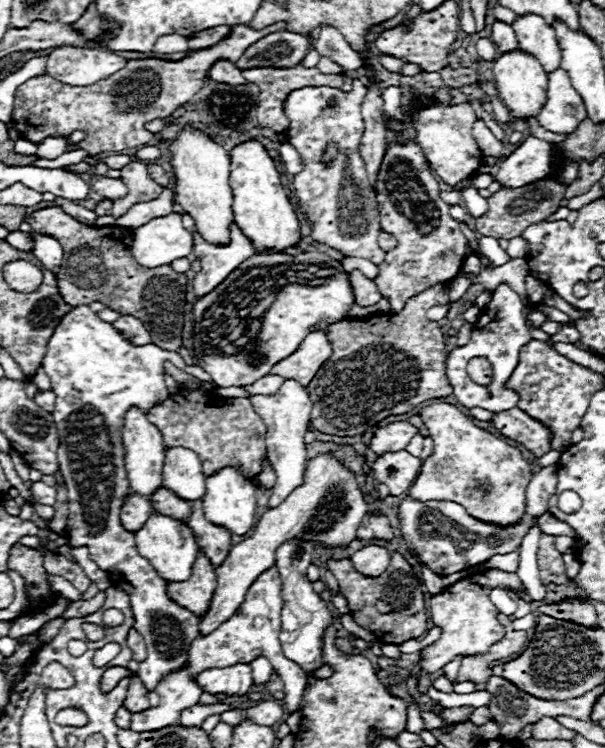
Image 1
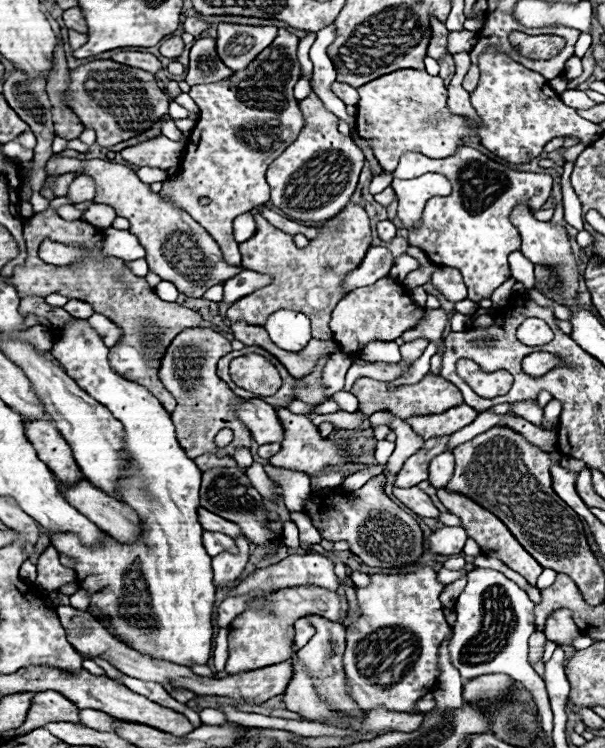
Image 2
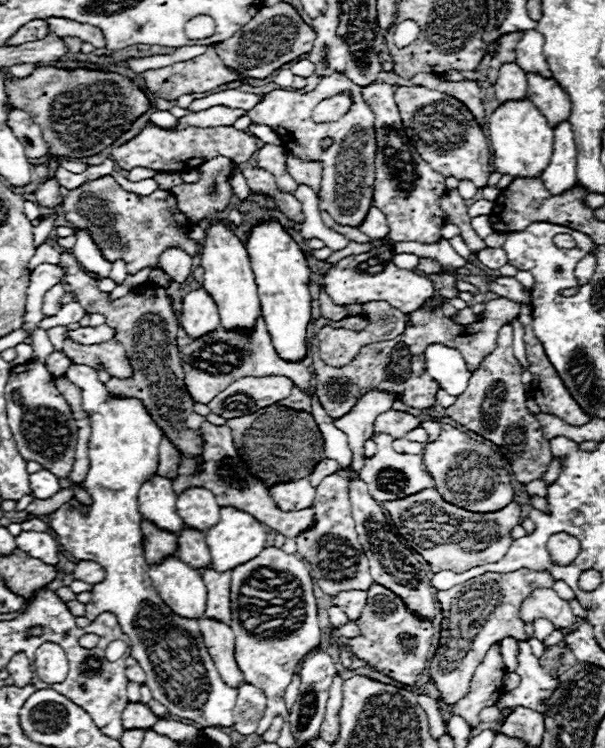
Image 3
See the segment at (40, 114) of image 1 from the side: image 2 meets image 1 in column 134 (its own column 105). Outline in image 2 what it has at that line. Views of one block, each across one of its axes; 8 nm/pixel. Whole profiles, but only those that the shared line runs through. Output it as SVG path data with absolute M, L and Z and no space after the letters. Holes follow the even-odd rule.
M94 60L72 70L68 100L82 124L96 130L98 144L104 148L142 134L156 120L168 114L170 104L168 96L156 86L154 74L112 60Z

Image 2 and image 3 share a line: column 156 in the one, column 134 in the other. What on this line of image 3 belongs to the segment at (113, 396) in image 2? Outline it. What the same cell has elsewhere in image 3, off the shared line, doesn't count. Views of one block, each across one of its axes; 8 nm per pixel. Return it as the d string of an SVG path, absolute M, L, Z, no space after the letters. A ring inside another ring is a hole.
M74 364L70 372L66 372L66 378L74 382L82 390L82 404L84 410L90 414L90 424L92 424L92 436L88 442L88 458L90 458L90 470L84 478L84 488L86 492L94 498L92 506L84 506L78 500L70 500L64 504L58 512L52 512L48 518L48 526L56 532L56 540L70 552L74 558L88 558L92 562L102 564L106 568L106 580L100 584L94 584L92 590L92 600L86 604L86 618L94 620L102 612L112 612L118 618L118 624L122 632L132 640L130 650L132 658L140 662L142 670L146 672L146 686L152 690L154 700L164 704L170 714L176 714L180 718L190 718L198 724L206 726L232 726L232 712L234 712L234 702L236 702L236 688L226 686L220 680L220 674L202 642L202 634L198 628L196 620L182 620L176 616L158 596L154 590L150 578L148 578L148 564L144 558L144 548L142 548L142 530L140 522L142 516L138 512L138 488L158 470L158 460L160 460L160 442L162 442L162 432L160 428L152 422L150 414L144 410L140 400L134 398L118 398L112 402L106 402L108 392L102 382L98 382L96 370L88 366Z

